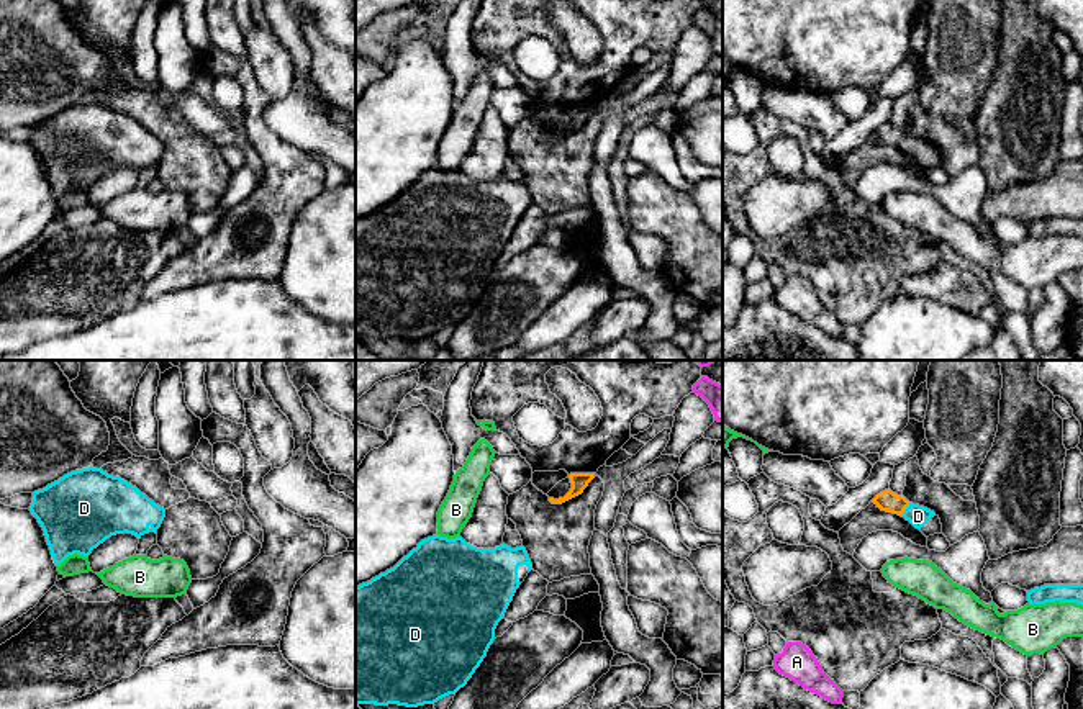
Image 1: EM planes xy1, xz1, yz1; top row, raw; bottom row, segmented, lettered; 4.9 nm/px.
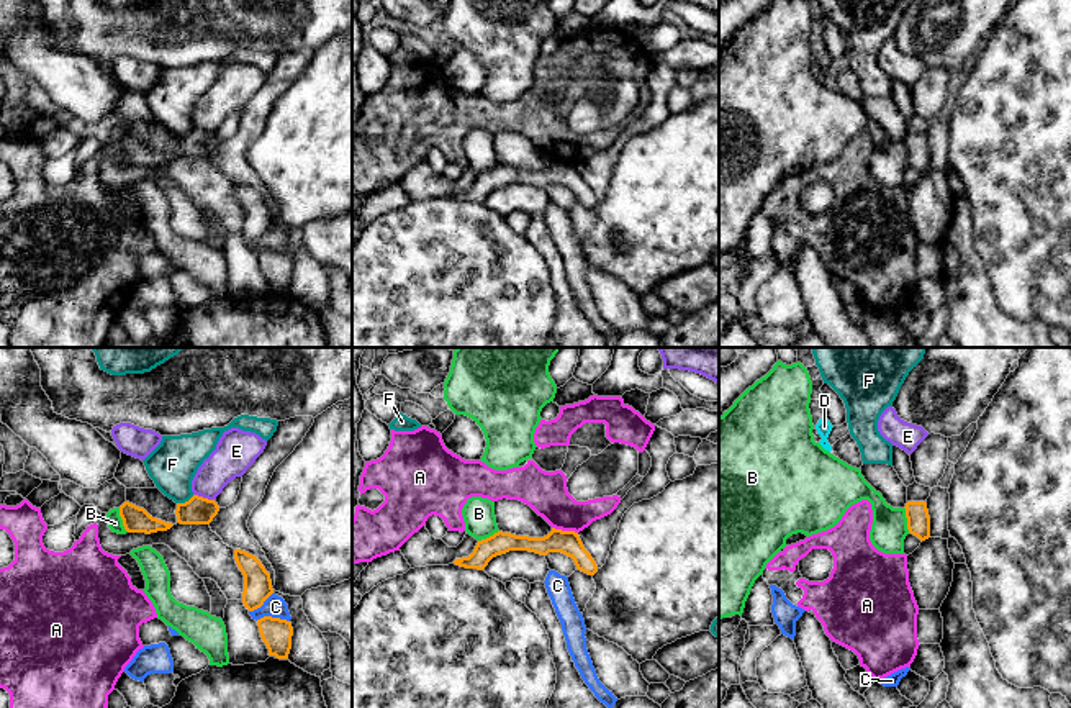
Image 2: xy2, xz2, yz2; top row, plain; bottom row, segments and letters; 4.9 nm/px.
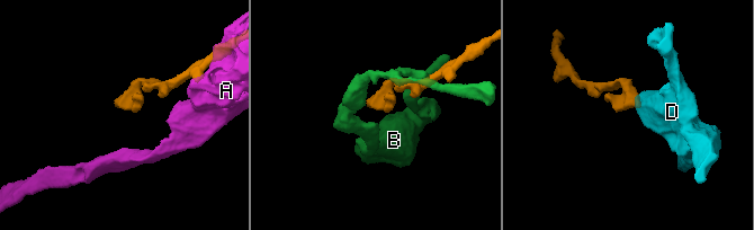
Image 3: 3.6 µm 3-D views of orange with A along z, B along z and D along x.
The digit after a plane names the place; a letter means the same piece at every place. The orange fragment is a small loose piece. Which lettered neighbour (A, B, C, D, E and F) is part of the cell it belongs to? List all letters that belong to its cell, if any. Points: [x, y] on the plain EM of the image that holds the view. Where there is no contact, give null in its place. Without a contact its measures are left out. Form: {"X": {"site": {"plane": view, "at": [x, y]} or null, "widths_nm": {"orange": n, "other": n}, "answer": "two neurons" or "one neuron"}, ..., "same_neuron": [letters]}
{"A": {"site": {"plane": "xz2", "at": [565, 164]}, "widths_nm": {"orange": 120, "other": 200}, "answer": "two neurons"}, "B": {"site": {"plane": "yz2", "at": [908, 153]}, "widths_nm": {"orange": 110, "other": 180}, "answer": "two neurons"}, "C": {"site": {"plane": "xy2", "at": [271, 249]}, "widths_nm": {"orange": 150, "other": 110}, "answer": "two neurons"}, "D": {"site": {"plane": "yz1", "at": [905, 143]}, "widths_nm": {"orange": 100, "other": 100}, "answer": "one neuron"}, "E": {"site": {"plane": "xy2", "at": [203, 131]}, "widths_nm": {"orange": 140, "other": 190}, "answer": "two neurons"}, "F": {"site": {"plane": "xy2", "at": [185, 135]}, "widths_nm": {"orange": 140, "other": 240}, "answer": "two neurons"}, "same_neuron": ["D"]}

